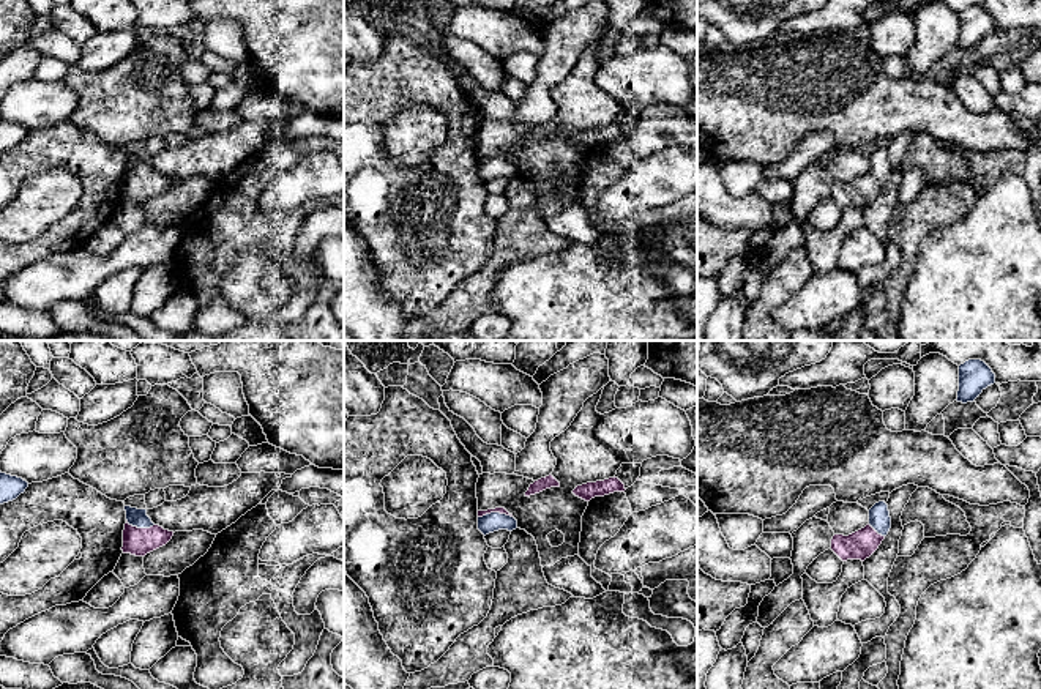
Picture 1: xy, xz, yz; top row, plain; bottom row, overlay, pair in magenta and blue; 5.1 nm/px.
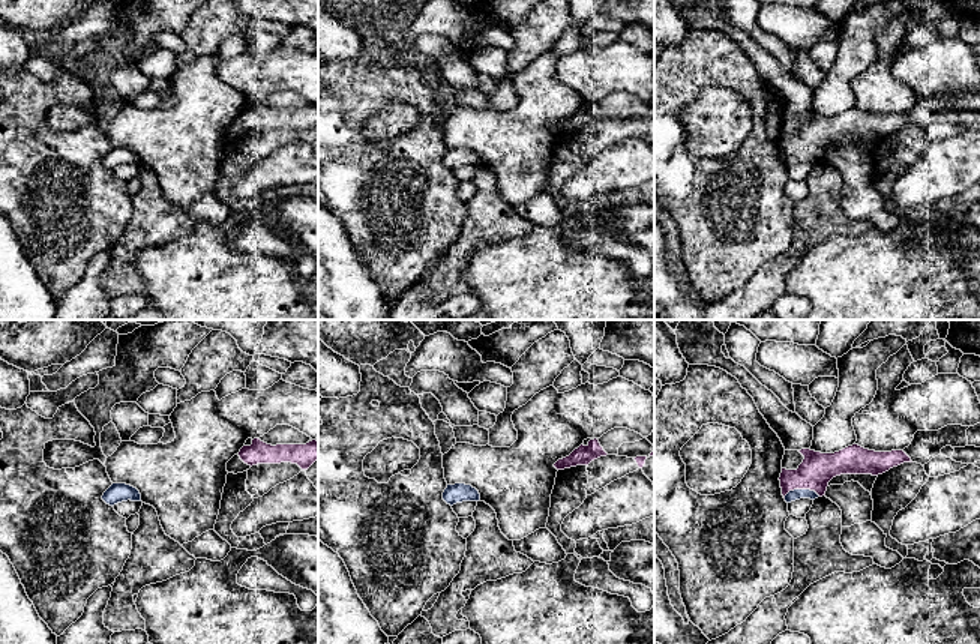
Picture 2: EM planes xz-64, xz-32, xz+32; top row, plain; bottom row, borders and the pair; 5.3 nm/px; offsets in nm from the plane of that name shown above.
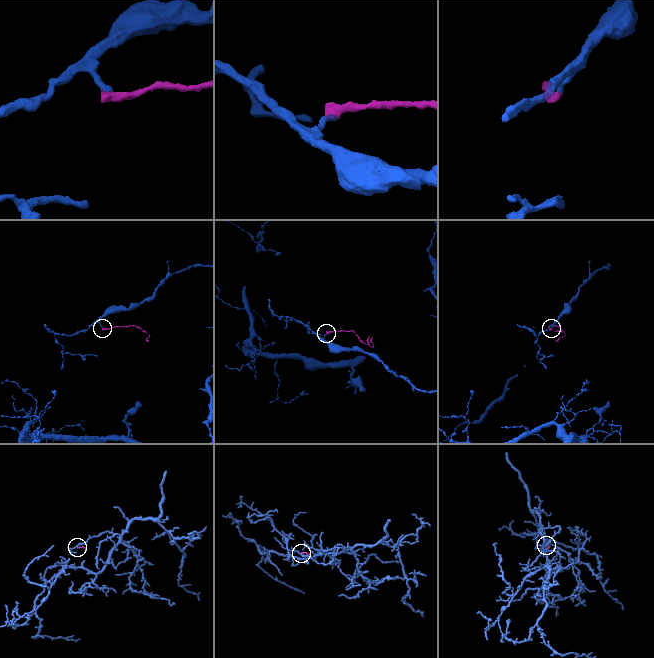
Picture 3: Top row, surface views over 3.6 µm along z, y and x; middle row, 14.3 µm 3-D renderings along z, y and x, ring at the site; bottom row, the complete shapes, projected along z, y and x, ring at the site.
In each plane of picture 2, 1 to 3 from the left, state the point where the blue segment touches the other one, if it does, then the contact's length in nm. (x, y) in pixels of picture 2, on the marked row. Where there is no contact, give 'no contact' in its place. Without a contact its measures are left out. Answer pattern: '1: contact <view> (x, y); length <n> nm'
1: no contact
2: no contact
3: contact xz+32 (802, 488); length 200 nm

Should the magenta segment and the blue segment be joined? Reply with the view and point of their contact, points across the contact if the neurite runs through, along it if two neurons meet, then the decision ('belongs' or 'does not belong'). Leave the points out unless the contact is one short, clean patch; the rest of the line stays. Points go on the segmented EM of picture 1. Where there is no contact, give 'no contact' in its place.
xz (494, 511) | across xz (497, 510), (494, 511), (491, 522) | belongs

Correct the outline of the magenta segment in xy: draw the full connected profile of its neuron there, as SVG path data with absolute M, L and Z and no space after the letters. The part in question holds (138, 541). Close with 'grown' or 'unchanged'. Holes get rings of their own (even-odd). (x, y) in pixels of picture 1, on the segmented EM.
M125 506L125 511L126 523L123 530L123 553L145 557L172 539L174 531L155 525L147 516L147 509Z; grown

